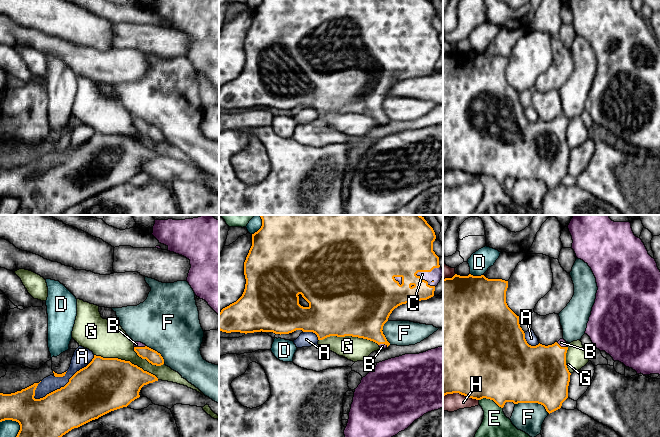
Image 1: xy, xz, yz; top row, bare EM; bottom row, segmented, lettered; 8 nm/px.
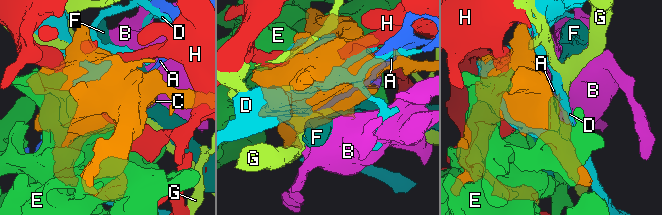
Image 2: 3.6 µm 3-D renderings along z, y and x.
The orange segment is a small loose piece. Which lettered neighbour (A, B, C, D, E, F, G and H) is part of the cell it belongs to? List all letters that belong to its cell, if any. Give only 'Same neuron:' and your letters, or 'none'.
Same neuron: B, C

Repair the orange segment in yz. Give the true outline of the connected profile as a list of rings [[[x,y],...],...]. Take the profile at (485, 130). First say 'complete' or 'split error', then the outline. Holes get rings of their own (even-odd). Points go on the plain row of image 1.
split error | [[[455,50],[452,54],[443,55],[443,173],[447,170],[459,169],[466,173],[481,176],[483,174],[493,176],[499,183],[503,184],[506,178],[538,179],[545,183],[550,190],[561,184],[562,179],[568,174],[568,162],[570,151],[566,141],[566,129],[569,119],[560,115],[552,121],[538,120],[531,122],[525,115],[525,109],[520,103],[519,92],[517,92],[506,79],[506,67],[508,57],[502,55],[488,55],[484,51],[460,52]]]

